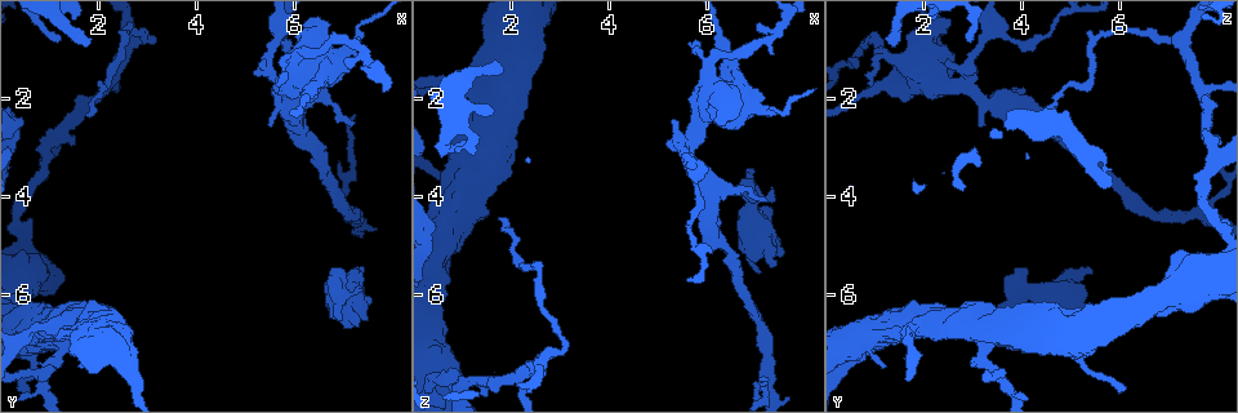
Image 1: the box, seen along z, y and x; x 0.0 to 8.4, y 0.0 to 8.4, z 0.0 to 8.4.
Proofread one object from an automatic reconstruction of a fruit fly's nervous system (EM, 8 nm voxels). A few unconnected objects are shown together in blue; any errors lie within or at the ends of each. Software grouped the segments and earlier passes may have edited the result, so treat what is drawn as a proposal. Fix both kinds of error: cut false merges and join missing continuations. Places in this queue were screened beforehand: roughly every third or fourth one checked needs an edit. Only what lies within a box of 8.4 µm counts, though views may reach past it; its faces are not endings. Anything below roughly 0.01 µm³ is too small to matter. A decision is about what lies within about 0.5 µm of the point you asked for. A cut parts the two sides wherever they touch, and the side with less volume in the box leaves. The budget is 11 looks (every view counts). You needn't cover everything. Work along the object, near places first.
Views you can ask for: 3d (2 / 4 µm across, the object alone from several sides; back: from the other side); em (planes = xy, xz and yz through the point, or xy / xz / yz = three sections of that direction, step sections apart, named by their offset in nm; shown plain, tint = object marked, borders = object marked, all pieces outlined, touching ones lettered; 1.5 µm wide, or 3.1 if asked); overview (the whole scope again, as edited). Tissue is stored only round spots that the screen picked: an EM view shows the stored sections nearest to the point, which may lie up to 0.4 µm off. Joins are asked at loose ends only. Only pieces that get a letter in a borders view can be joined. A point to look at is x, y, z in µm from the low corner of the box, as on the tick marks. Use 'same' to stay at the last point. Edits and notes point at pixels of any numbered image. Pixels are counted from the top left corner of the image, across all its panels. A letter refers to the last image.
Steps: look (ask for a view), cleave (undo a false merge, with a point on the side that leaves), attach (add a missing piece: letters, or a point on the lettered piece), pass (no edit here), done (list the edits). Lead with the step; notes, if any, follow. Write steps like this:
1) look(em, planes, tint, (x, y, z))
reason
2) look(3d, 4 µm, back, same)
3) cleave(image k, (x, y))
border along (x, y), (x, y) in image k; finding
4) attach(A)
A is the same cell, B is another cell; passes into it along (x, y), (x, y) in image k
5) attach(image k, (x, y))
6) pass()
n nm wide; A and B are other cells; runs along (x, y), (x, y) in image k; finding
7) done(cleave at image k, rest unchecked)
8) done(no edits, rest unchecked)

look(3d, 4 µm, (0.80, 7.65, 3.60))
sharp bend

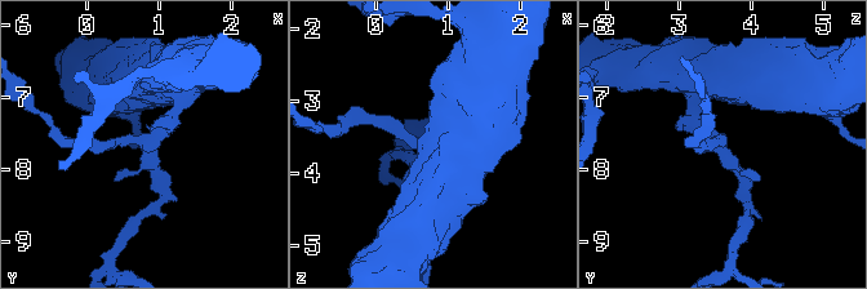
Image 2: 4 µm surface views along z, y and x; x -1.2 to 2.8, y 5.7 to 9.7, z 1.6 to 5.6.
look(em, yz, step 8, tint, (0.75, 7.60, 3.60))
need the tissue

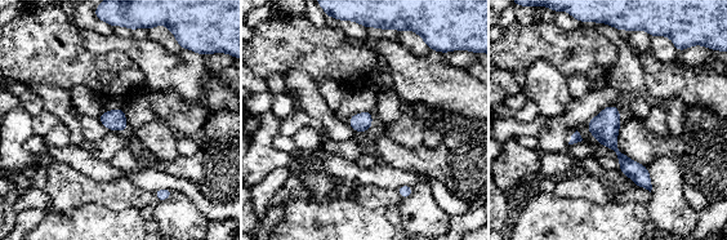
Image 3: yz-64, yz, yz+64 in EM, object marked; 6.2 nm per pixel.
look(em, planes, borders, same)
cut it another way

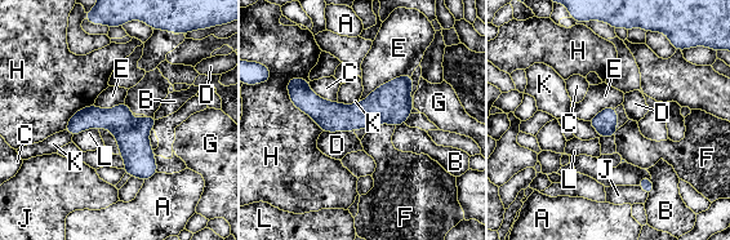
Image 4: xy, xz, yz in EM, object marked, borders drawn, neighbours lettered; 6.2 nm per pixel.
pass()
150 nm wide; A, B, C, D, E, F, G, H, J, K and L are other cells; runs along (297, 81), (325, 114), (409, 107) in image 4; all the same cell

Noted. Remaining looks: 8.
look(em, xz, step 8, tint, (1.00, 6.60, 1.75))
calibre changes

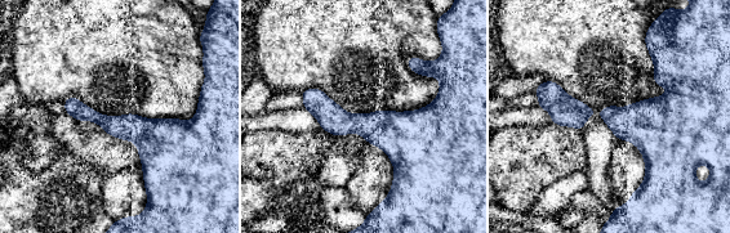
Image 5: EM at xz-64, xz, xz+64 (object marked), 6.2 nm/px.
look(em, planes, borders, same)

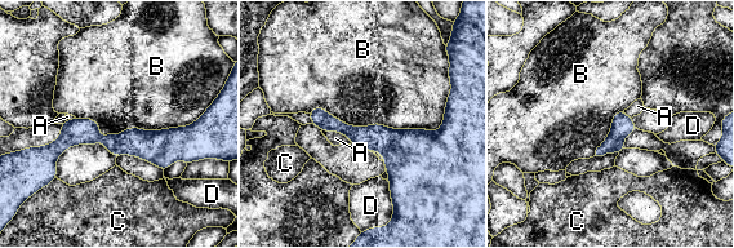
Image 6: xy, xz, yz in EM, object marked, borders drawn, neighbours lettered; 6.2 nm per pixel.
pass()
B touches over 850 nm; A, B, C and D are other cells; runs along (192, 128), (43, 151) in image 6; continuous, no second cell

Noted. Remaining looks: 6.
look(3d, 4 µm, (1.80, 0.75, 1.40))

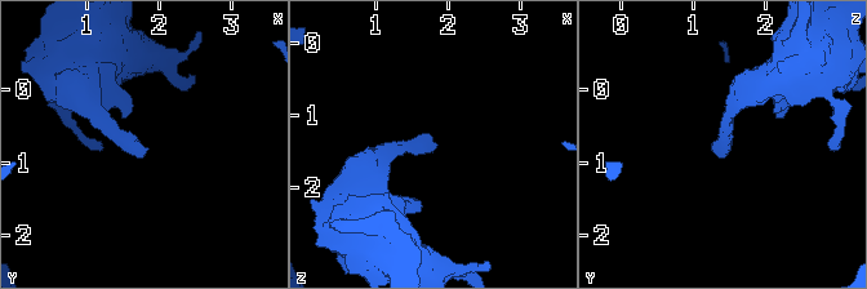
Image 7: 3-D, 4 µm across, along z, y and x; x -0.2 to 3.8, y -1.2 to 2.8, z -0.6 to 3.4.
look(em, xz, step 4, tint, (1.90, 0.80, 1.40))
need the tissue

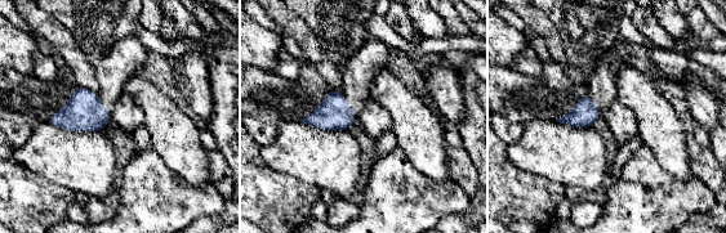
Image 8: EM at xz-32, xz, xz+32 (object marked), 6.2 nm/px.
look(em, xz, step 4, borders, same)

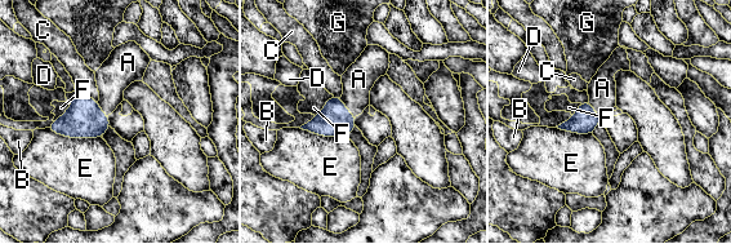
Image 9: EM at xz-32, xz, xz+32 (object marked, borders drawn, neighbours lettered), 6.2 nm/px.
attach(A)
A is the same cell, B, C, D, E, F and G are other cells; passes into it along (335, 120), (346, 107), (359, 79) in image 9; the cell continues

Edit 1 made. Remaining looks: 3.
look(em, 3.1 µm, planes, borders, (0.60, 6.45, 6.80))
thick end

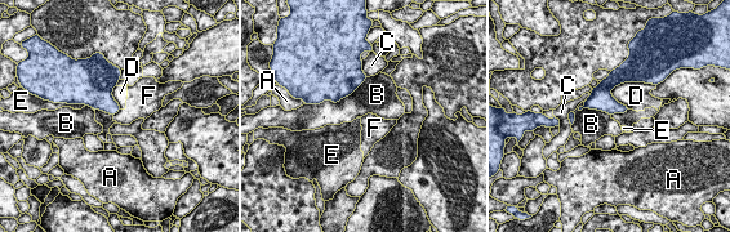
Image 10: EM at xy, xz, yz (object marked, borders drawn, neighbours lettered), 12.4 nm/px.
pass()
A, B, C, D, E and F are other cells; border along (366, 76), (350, 94), (321, 103) in image 10; none of them fits

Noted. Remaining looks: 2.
done(attach at image 9, rest unchecked)

